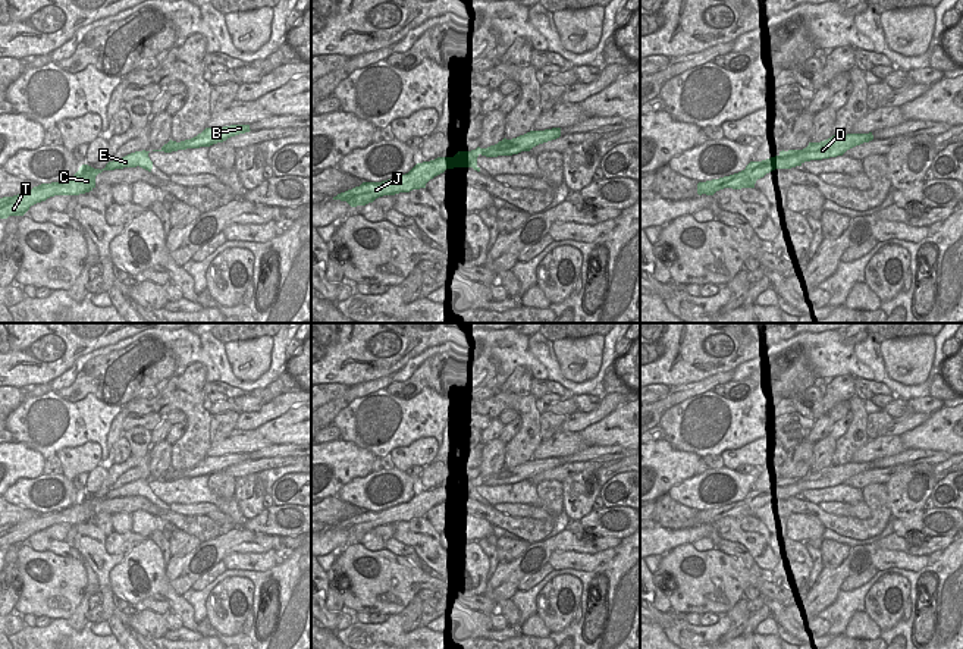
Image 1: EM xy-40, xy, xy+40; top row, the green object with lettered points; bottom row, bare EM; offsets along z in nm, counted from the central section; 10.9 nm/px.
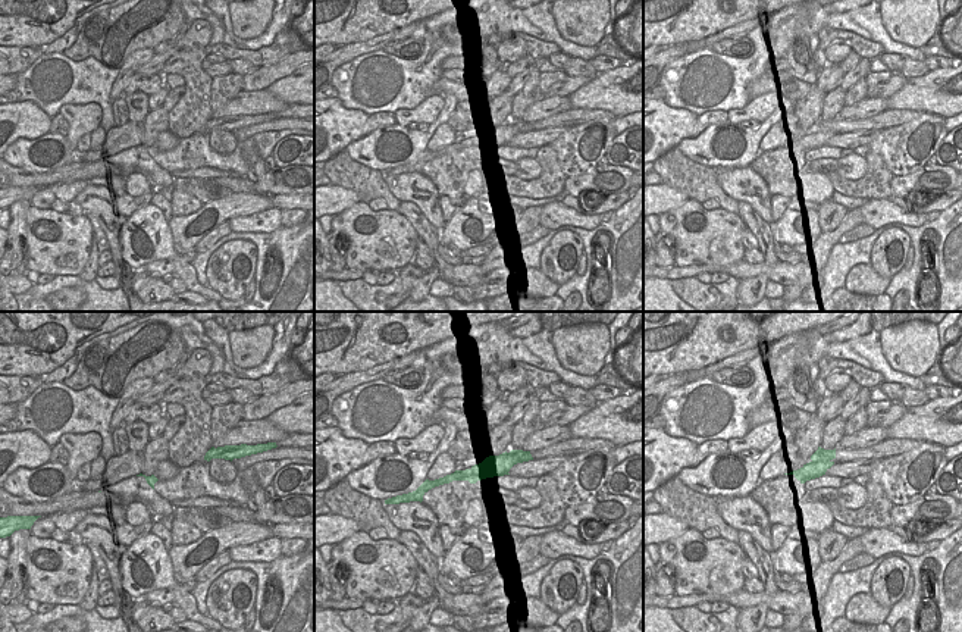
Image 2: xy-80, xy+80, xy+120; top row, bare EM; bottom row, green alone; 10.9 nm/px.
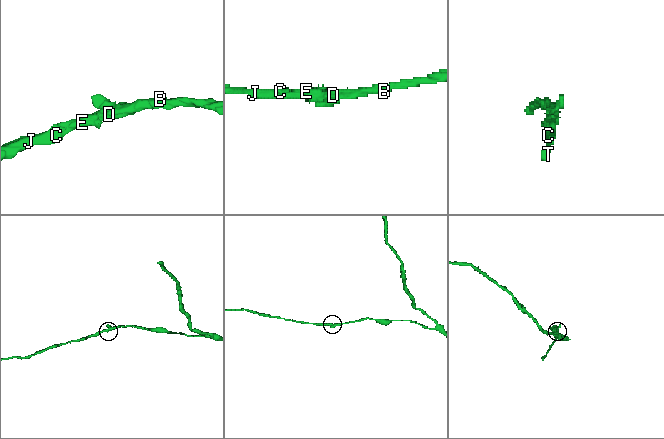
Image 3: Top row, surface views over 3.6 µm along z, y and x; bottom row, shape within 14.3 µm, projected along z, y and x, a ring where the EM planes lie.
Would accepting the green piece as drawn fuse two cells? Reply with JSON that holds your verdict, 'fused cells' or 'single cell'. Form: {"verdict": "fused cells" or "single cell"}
{"verdict": "single cell"}

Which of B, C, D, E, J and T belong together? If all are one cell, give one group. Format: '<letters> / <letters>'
B C D E J T

